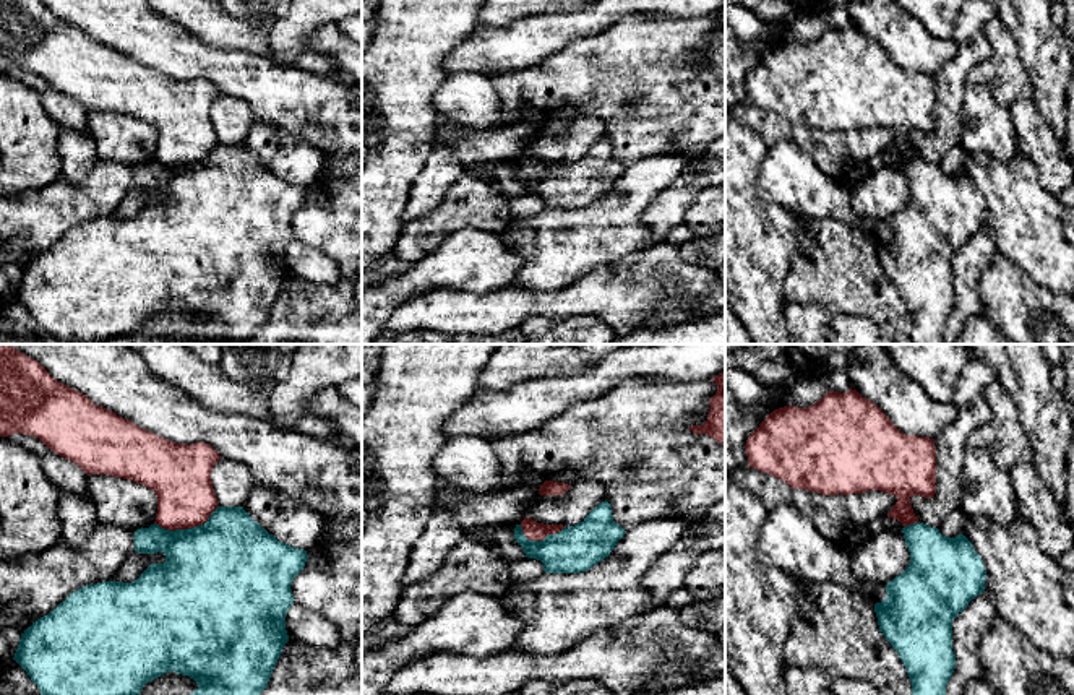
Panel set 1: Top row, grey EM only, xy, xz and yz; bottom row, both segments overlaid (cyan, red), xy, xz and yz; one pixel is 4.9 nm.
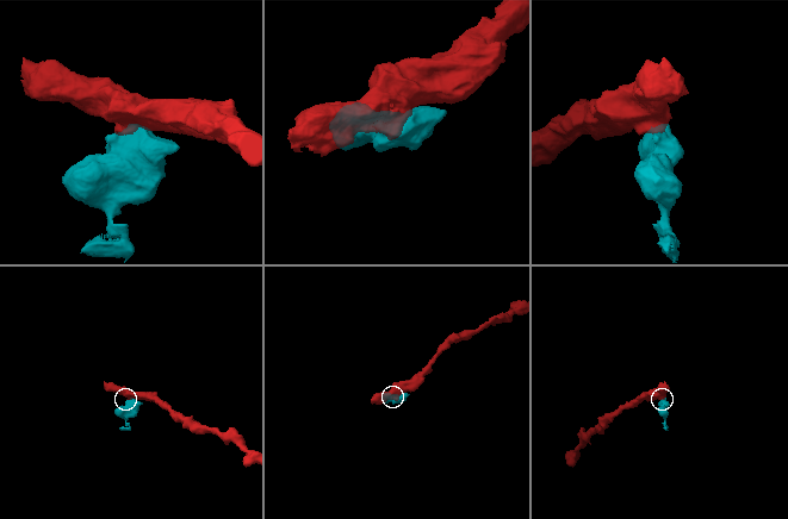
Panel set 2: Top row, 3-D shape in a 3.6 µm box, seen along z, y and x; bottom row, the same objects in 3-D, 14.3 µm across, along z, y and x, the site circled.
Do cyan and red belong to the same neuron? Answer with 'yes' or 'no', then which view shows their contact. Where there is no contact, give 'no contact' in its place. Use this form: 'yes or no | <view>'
no | xy

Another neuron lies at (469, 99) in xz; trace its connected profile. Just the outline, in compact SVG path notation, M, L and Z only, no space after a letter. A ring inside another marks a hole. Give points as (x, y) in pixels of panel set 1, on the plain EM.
M464 70L448 75L435 91L433 104L441 119L467 128L505 127L505 106L487 75Z

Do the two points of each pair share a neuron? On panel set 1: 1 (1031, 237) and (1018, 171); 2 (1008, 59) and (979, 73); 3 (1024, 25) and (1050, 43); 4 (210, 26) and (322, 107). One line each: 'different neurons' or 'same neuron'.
1: same neuron
2: different neurons
3: same neuron
4: different neurons

